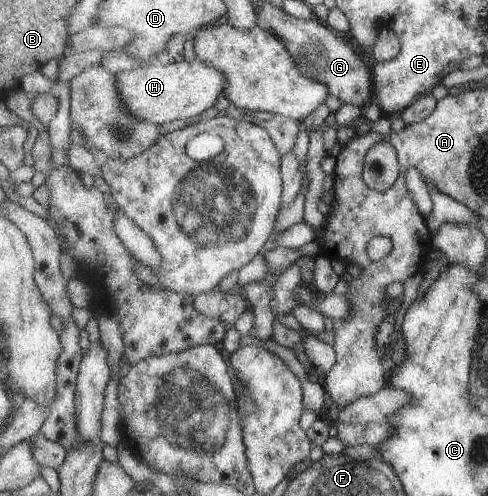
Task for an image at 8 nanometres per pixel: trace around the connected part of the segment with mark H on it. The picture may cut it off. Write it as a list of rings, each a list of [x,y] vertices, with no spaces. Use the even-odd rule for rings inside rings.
[[[195,57],[193,61],[185,59],[181,63],[161,65],[153,63],[143,69],[135,68],[117,74],[121,99],[133,117],[149,121],[153,125],[165,125],[177,119],[199,117],[203,111],[211,109],[223,95],[227,77],[221,69],[209,67],[205,61]]]

